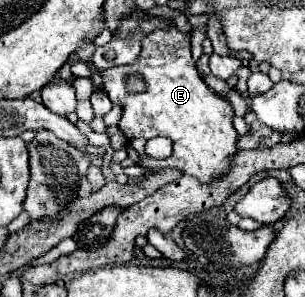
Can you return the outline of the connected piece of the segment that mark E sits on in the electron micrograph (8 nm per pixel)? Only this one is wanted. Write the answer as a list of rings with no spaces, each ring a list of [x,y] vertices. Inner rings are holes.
[[[169,27],[167,31],[155,31],[143,39],[143,49],[133,65],[117,66],[103,71],[103,91],[113,103],[123,103],[123,119],[119,121],[119,129],[125,133],[129,147],[133,147],[141,163],[149,169],[177,169],[183,175],[195,177],[199,183],[209,185],[215,179],[221,179],[231,169],[231,159],[237,153],[237,131],[233,127],[233,109],[227,99],[217,95],[213,89],[209,89],[203,79],[197,73],[195,59],[191,57],[191,35],[183,35],[177,31],[177,27]],[[141,73],[147,81],[147,91],[131,95],[125,91],[125,75]],[[151,137],[169,137],[173,141],[173,153],[167,159],[153,159],[145,155],[145,143]]]

